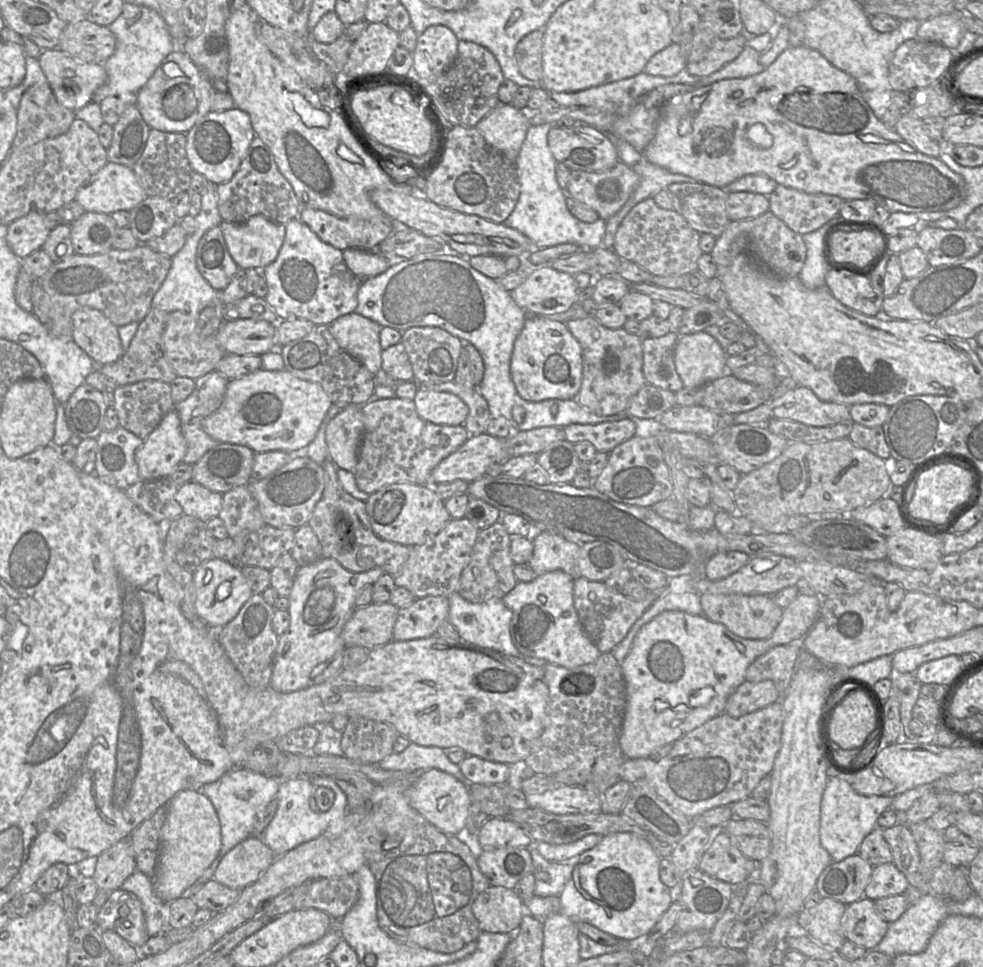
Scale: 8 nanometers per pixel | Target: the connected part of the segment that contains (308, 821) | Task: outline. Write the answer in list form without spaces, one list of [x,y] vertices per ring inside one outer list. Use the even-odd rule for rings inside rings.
[[[314,776],[281,780],[276,798],[278,805],[275,815],[260,836],[276,858],[321,835],[336,837],[346,828],[347,796],[331,777]],[[318,787],[330,788],[335,793],[335,801],[326,812],[314,812],[309,806],[309,800]]]

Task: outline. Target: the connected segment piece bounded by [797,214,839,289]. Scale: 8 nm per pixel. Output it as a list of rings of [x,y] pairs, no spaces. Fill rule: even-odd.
[[[839,214],[838,217],[831,219],[817,230],[802,235],[807,247],[807,255],[797,277],[808,289],[826,287],[825,277],[829,269],[826,267],[822,256],[822,239],[828,227],[838,218]]]

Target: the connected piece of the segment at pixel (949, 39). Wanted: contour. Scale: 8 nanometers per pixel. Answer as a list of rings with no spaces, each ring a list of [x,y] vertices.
[[[947,13],[922,21],[916,39],[954,50],[966,31],[965,24],[958,13]]]

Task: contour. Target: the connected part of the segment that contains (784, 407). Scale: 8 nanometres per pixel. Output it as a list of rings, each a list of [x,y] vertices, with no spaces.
[[[798,386],[779,400],[772,401],[773,418],[791,420],[812,427],[827,427],[850,421],[850,407],[823,402],[809,388]]]

